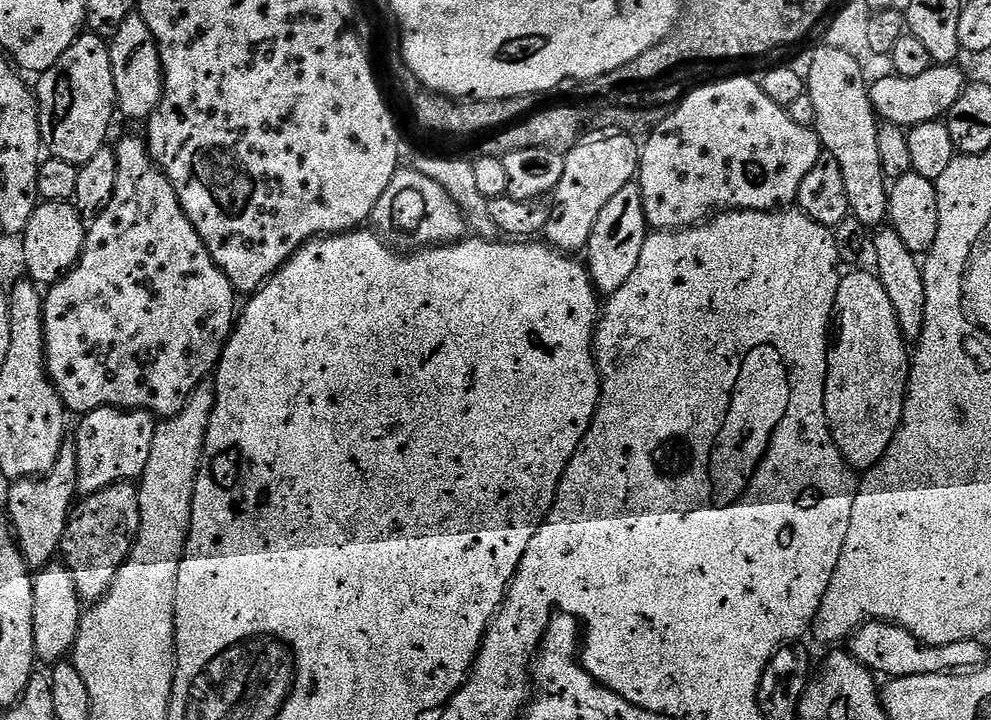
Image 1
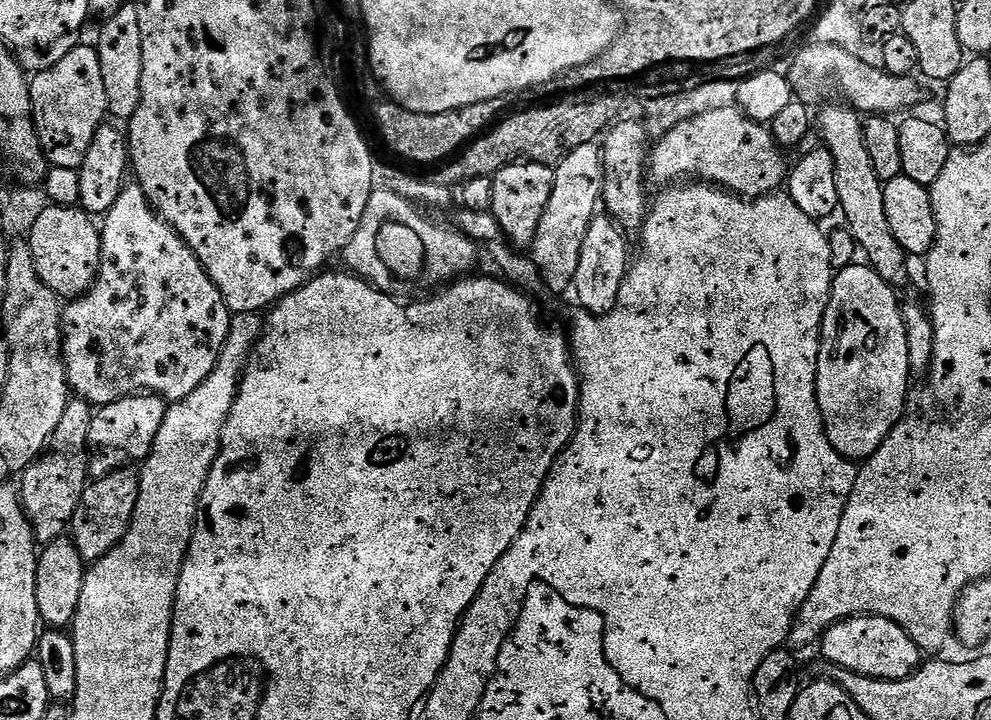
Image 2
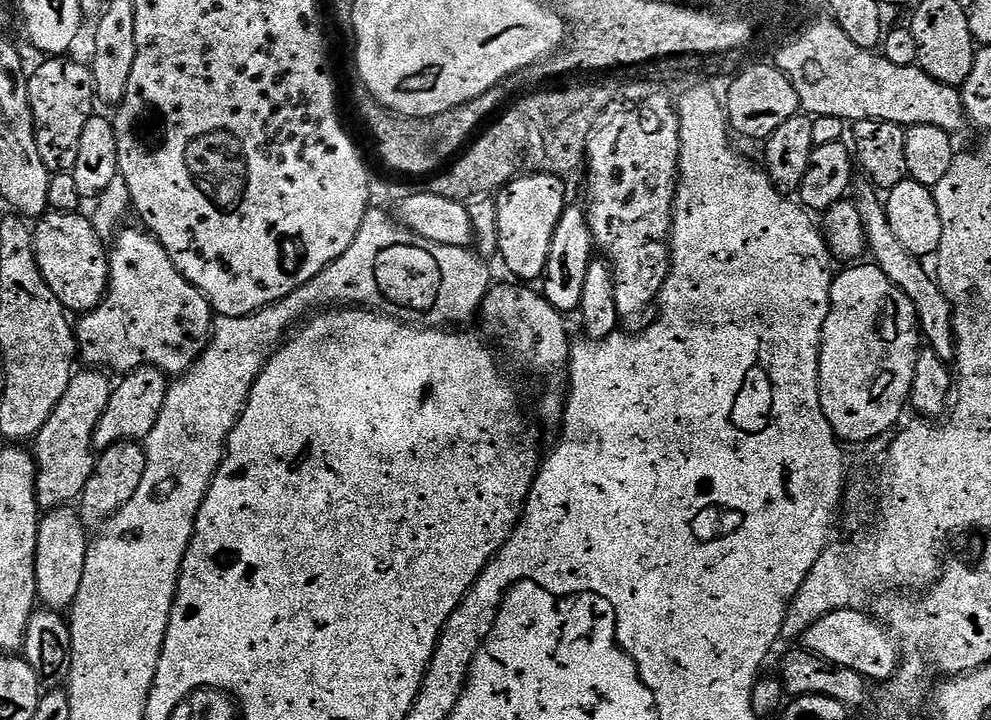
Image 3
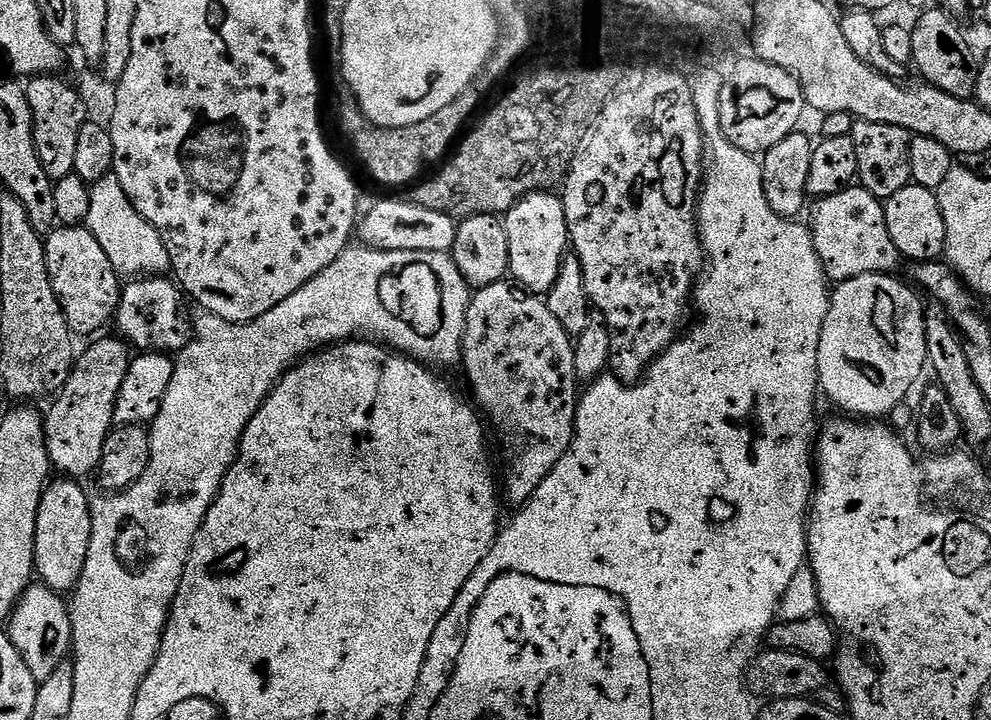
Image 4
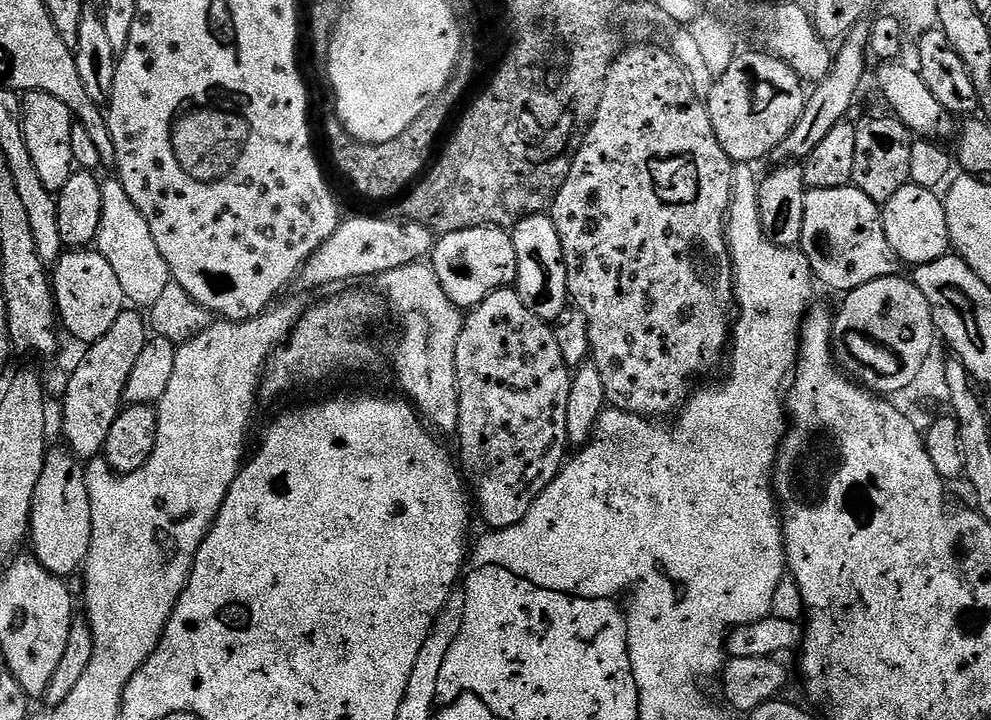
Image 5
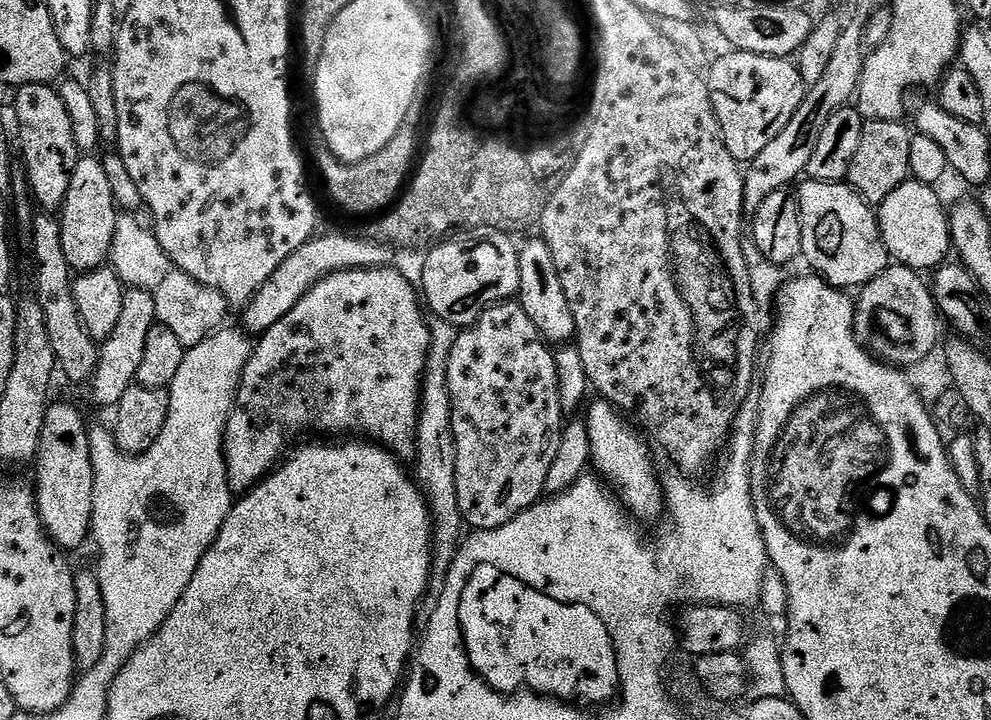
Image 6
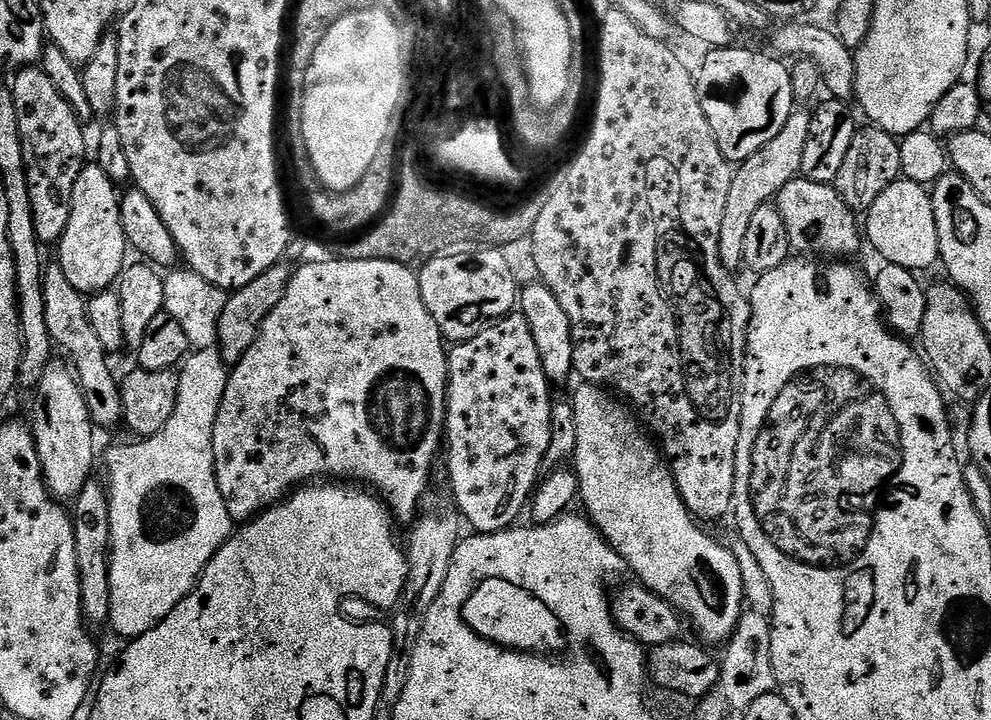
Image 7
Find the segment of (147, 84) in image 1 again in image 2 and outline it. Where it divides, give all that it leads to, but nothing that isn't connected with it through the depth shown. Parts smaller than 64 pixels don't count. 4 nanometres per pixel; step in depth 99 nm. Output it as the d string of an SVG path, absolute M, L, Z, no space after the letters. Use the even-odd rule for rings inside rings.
M125 2L100 28L100 41L94 44L102 62L102 82L106 85L108 116L116 122L131 120L142 98L142 30L138 26L135 3ZM121 120L121 121L120 121Z

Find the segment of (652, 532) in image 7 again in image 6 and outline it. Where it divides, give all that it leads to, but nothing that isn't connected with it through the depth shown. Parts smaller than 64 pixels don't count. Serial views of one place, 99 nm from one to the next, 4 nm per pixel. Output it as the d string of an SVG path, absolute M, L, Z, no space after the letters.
M596 398L596 401L592 405L590 404L587 405L589 408L586 421L592 447L591 463L594 468L597 468L595 471L601 477L608 476L604 477L607 483L613 489L618 490L619 499L633 517L639 518L641 521L652 519L655 521L665 511L666 505L662 480L659 475L656 477L652 456L648 453L647 446L644 445L645 437L607 400Z

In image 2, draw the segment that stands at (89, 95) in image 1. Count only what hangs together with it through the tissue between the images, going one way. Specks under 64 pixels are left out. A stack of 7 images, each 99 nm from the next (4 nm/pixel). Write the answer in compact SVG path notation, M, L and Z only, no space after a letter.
M77 46L70 50L62 62L54 62L54 66L35 73L30 80L32 120L36 124L40 149L54 168L80 169L86 150L90 150L90 142L94 142L94 134L98 134L108 116L102 62L95 47L84 47Z

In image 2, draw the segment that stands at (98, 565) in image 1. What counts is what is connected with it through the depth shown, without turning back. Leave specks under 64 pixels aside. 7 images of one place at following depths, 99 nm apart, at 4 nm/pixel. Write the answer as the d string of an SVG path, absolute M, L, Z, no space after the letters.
M117 466L105 476L89 483L84 492L84 503L78 510L74 510L74 518L70 525L72 545L84 561L98 561L122 542L138 506L139 493L140 474L132 466Z

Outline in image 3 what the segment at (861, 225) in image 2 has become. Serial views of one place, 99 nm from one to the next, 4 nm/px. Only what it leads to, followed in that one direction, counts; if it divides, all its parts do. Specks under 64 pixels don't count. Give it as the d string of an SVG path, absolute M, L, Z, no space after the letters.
M865 186L857 196L854 196L854 203L858 214L862 218L864 227L864 237L868 239L867 251L872 252L871 259L876 267L910 298L910 302L916 311L916 323L920 325L920 335L923 343L927 347L937 352L938 358L945 362L955 361L956 358L956 335L952 325L952 307L946 298L946 294L936 283L933 273L923 268L921 257L910 254L902 242L898 242L898 237L894 235L894 230L890 230L890 218L886 218L884 200L876 197L877 193L871 187Z

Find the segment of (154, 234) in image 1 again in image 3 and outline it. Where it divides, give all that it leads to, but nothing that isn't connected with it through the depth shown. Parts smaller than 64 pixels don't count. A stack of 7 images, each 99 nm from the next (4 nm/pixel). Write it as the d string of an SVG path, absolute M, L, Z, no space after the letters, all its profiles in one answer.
M125 227L111 245L108 292L104 301L94 311L83 313L79 317L80 324L78 320L74 328L78 356L81 361L88 363L85 365L109 373L127 374L135 372L137 368L157 368L159 372L176 378L187 372L192 363L208 349L214 313L207 298L180 273L178 266L174 266L156 237L136 228Z

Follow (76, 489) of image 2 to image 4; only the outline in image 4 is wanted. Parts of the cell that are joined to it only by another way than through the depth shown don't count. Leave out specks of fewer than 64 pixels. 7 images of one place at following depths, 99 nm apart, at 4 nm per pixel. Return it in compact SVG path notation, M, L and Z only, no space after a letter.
M107 336L93 339L89 343L93 344L77 355L70 378L66 378L63 388L51 401L52 409L44 416L48 461L64 478L84 478L80 476L88 476L91 472L93 475L99 469L106 438L114 427L118 390L122 390L133 353L123 339Z

